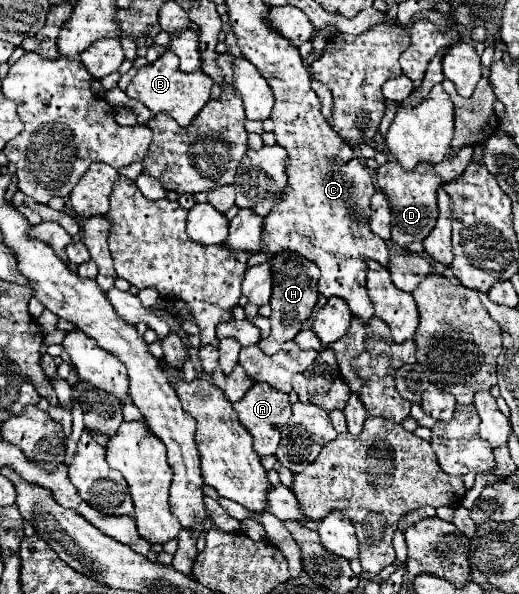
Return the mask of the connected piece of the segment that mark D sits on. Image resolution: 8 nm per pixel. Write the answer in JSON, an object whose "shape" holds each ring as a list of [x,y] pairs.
{"shape":[[[387,162],[377,168],[377,184],[379,190],[385,192],[391,206],[391,232],[393,232],[391,240],[401,248],[405,248],[415,240],[421,242],[423,238],[427,238],[427,234],[433,230],[437,222],[437,214],[439,214],[437,190],[443,184],[441,176],[435,174],[433,166],[419,164],[413,172],[403,172],[399,164]]]}

